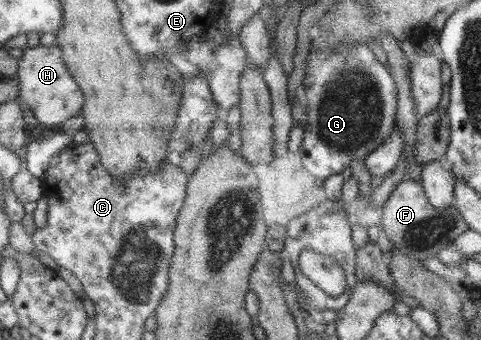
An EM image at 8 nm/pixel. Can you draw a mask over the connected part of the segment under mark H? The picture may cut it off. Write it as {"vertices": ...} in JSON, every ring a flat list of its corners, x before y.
{"vertices":[[41,42,34,48,26,48,18,58,20,77,20,100,31,109,33,115,45,127,56,128,65,121,82,115,84,91,76,82,68,64,64,62,64,51,56,42]]}

